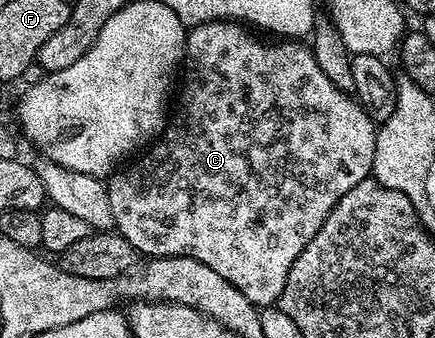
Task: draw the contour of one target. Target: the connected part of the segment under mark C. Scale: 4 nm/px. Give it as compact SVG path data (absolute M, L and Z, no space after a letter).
M212 20L188 29L181 63L183 91L179 94L179 107L176 110L174 107L158 141L139 156L144 158L136 157L127 164L132 166L124 165L116 169L106 179L105 185L109 196L109 208L113 208L115 230L121 236L125 236L129 244L133 244L136 255L147 258L181 256L201 260L201 264L213 268L213 272L218 272L224 280L229 280L229 284L233 284L233 288L237 288L237 292L241 292L241 296L249 299L254 306L266 308L278 303L285 288L285 280L289 276L289 268L293 268L293 260L297 260L297 256L305 252L305 244L309 244L309 240L317 236L321 224L325 224L337 200L341 200L341 196L345 196L349 188L357 188L361 180L372 177L377 126L352 95L341 92L341 88L337 88L337 84L333 84L333 80L329 80L329 76L325 76L325 72L317 68L317 60L310 45L299 40L262 42L261 39L254 38L250 32L252 33L239 20Z

